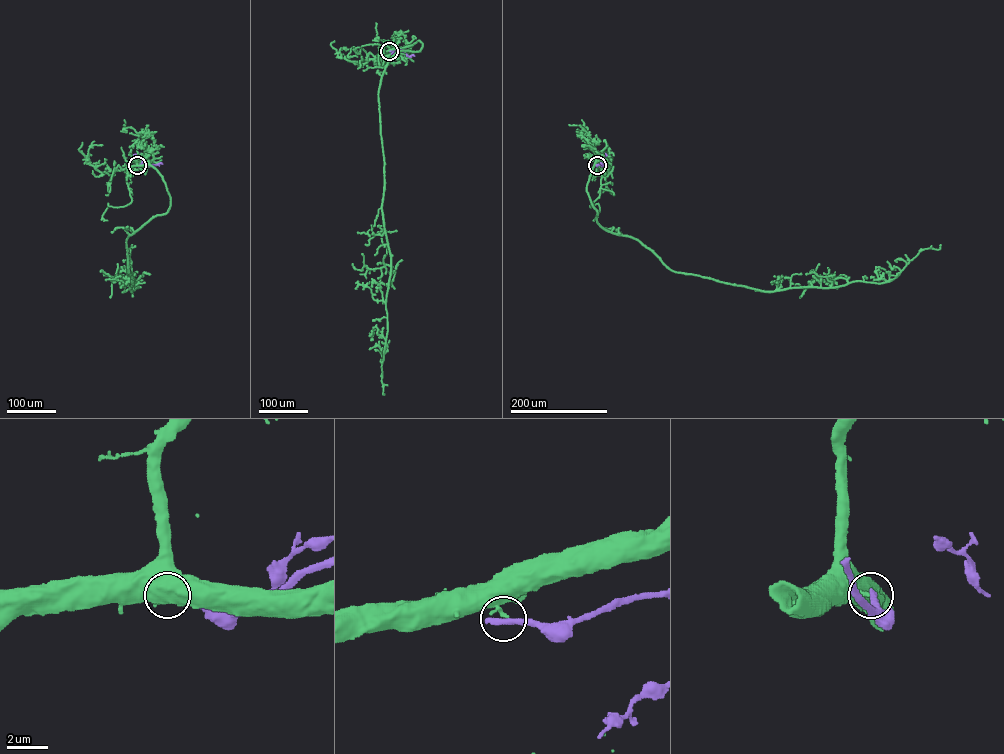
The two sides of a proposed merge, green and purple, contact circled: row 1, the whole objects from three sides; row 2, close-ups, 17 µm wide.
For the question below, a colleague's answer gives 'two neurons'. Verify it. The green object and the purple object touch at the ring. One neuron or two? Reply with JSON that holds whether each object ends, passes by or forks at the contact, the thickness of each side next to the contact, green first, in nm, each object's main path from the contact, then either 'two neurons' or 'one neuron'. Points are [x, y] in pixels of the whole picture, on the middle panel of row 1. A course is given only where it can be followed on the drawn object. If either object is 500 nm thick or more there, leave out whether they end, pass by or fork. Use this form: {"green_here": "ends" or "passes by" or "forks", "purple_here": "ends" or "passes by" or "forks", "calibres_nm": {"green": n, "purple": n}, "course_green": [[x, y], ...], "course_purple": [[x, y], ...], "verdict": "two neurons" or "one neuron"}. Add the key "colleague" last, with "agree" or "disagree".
{"green_here": "ends", "purple_here": "ends", "calibres_nm": {"green": 280, "purple": 400}, "course_green": [[389, 51], [422, 44], [419, 51], [393, 56], [379, 88], [381, 209], [391, 262], [381, 367], [384, 394]], "course_purple": [[389, 51], [401, 49], [408, 56], [414, 56]], "verdict": "two neurons", "colleague": "agree"}

